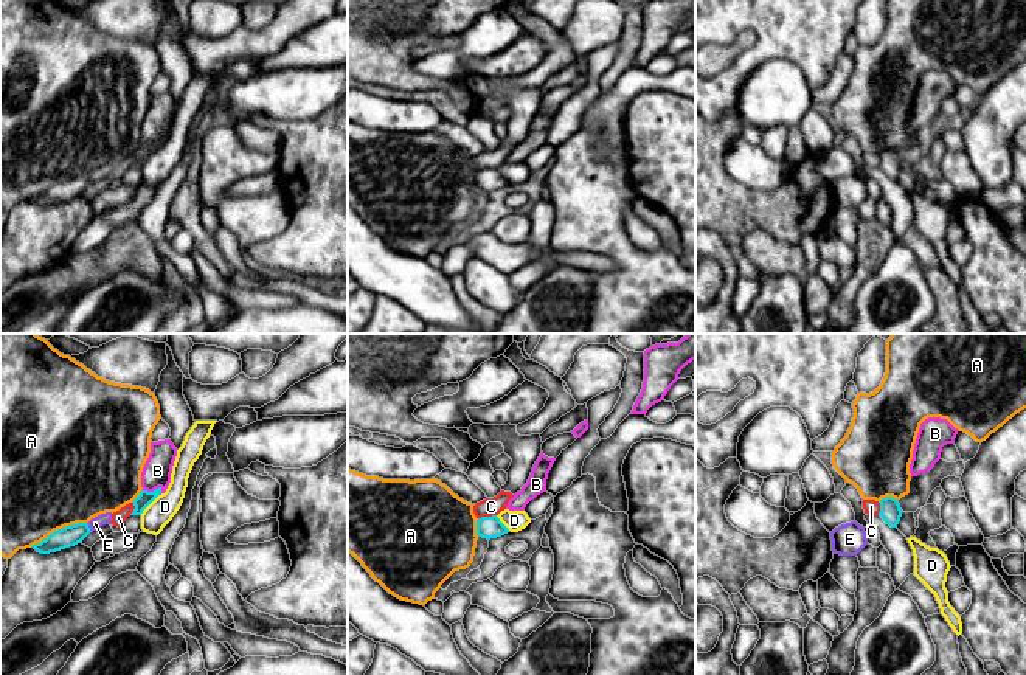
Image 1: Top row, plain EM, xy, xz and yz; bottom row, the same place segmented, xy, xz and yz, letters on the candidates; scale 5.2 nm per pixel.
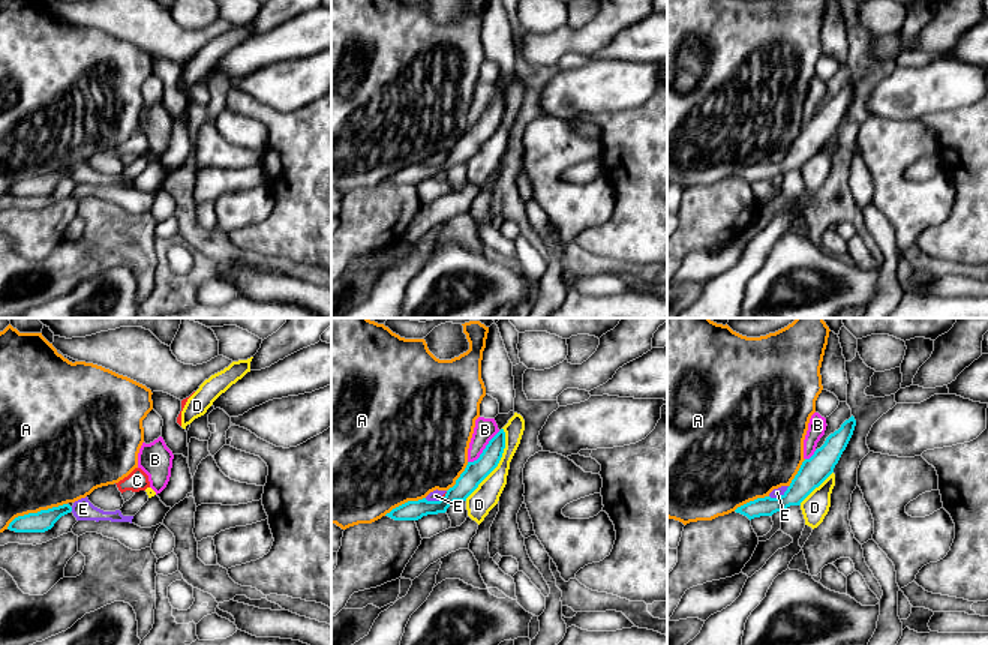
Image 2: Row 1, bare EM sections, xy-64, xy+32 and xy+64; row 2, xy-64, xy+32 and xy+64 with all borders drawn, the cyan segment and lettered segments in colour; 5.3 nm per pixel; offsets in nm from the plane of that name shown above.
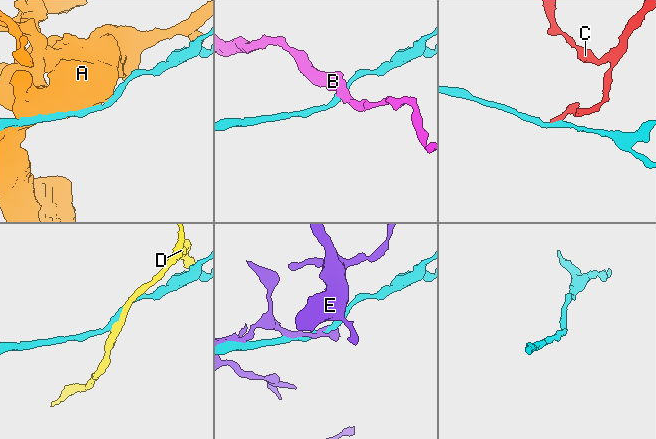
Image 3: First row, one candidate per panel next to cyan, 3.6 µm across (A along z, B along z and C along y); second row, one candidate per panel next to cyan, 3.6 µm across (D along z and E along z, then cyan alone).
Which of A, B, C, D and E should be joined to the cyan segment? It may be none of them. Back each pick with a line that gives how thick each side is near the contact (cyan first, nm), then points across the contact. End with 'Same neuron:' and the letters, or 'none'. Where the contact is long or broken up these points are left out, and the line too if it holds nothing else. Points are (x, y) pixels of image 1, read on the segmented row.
Same neuron: none

